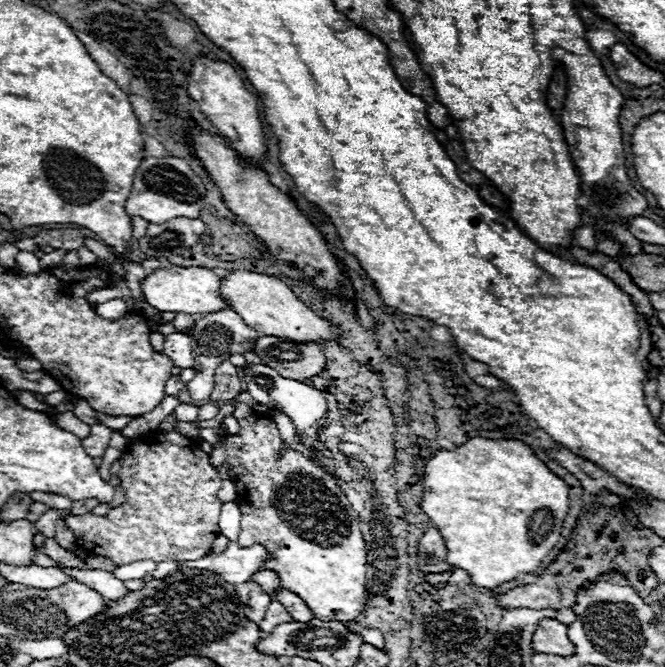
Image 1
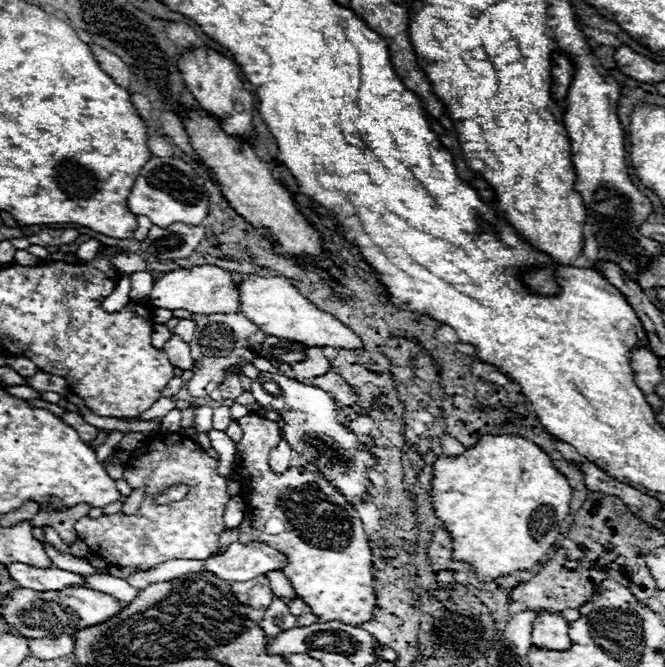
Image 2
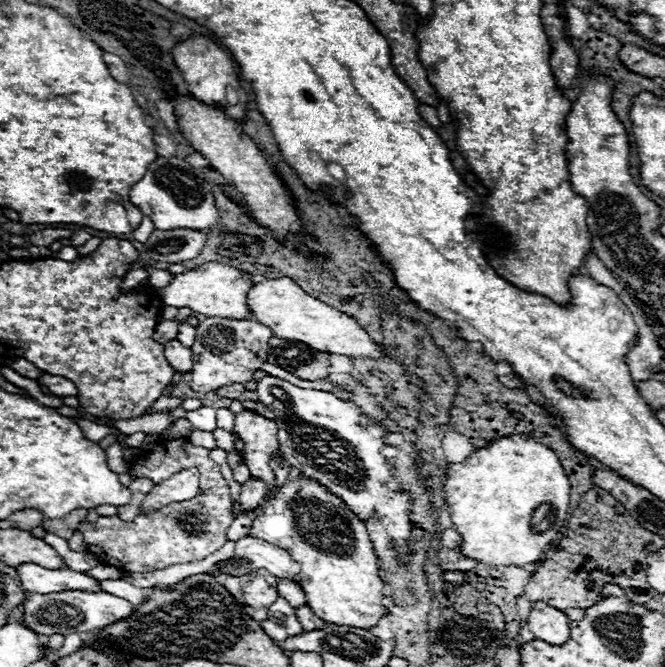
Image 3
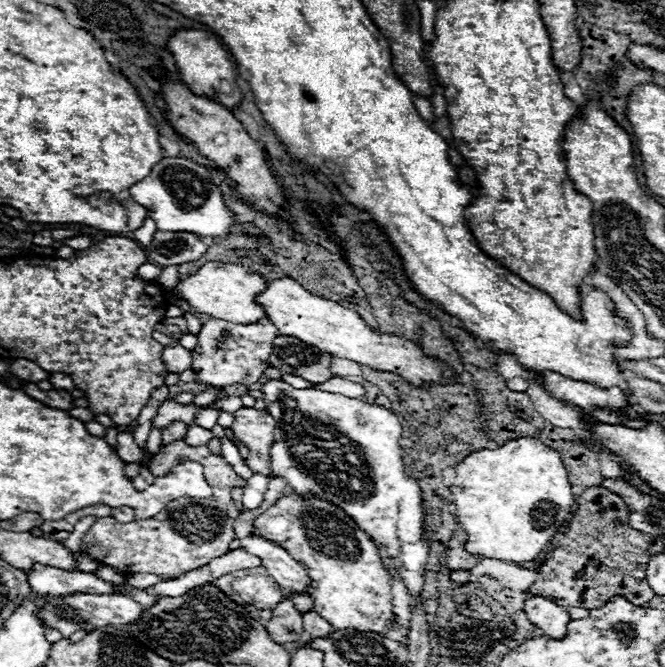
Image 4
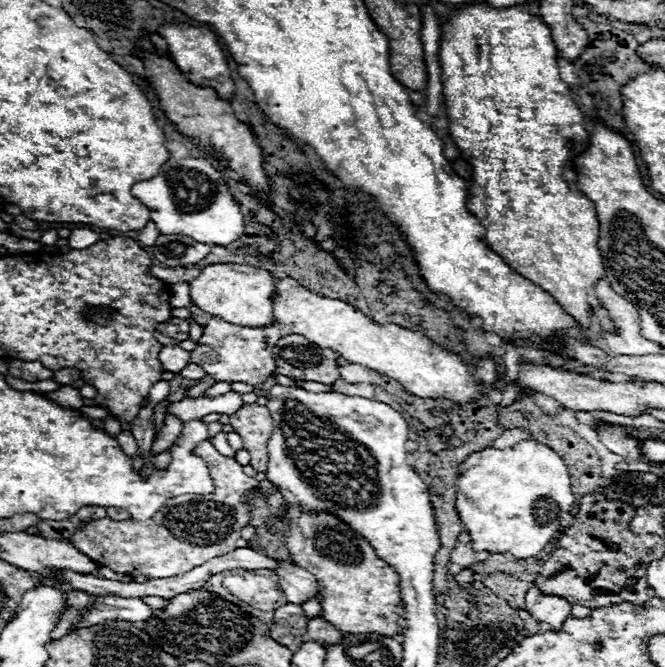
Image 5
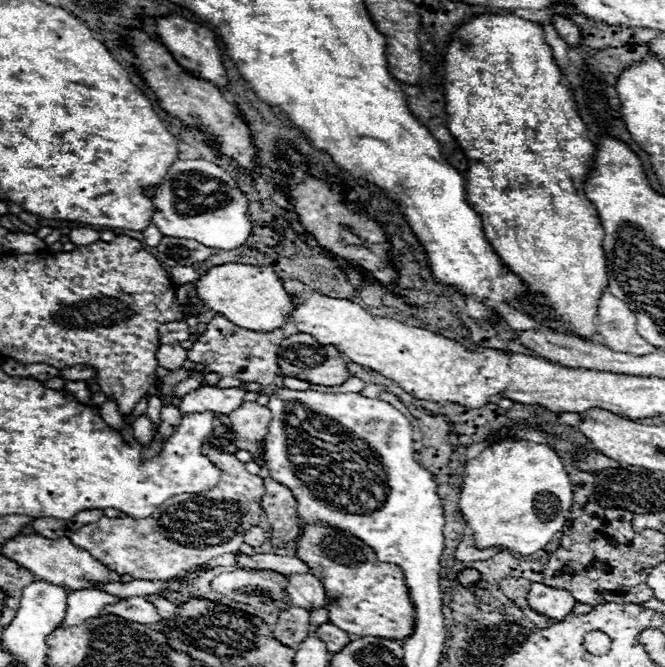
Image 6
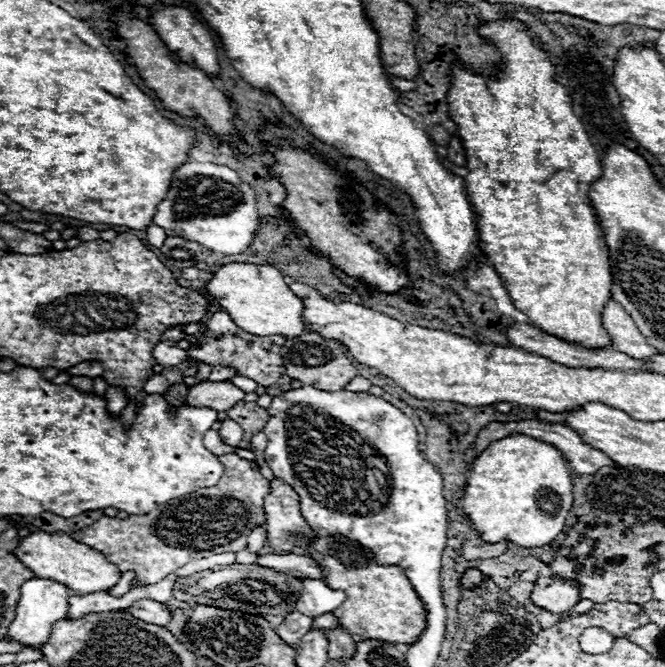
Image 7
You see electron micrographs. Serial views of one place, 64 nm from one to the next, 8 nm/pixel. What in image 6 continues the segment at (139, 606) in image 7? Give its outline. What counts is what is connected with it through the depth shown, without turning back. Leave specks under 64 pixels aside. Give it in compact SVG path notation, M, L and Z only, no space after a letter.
M132 596L132 598L124 598L116 604L108 604L104 606L104 610L98 616L106 616L106 614L114 614L120 618L126 618L130 622L142 622L142 624L154 624L160 622L160 614L156 612L156 608L144 598L144 596Z

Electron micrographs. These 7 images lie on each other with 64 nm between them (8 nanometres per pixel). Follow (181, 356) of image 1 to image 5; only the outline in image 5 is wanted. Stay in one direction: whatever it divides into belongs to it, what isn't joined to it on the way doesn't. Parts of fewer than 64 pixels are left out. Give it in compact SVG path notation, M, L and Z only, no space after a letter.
M178 344L172 346L164 346L158 354L164 370L168 372L180 372L182 368L186 368L190 364L190 354L186 350L182 350Z

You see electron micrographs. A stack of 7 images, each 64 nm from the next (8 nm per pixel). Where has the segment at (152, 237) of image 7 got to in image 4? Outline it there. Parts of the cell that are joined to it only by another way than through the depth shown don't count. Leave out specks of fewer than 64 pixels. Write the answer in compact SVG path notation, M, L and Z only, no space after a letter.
M146 218L144 224L134 232L134 236L136 236L136 240L138 240L140 244L148 244L148 242L152 240L154 232L156 232L156 224L154 224L154 220L152 220L152 218Z

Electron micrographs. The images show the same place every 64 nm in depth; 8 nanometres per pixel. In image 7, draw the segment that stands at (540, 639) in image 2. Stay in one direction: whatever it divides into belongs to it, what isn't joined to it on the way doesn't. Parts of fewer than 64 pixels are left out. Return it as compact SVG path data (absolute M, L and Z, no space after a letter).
M538 578L530 594L530 600L552 614L566 614L574 608L574 604L578 604L580 596L578 588L572 582L556 578Z

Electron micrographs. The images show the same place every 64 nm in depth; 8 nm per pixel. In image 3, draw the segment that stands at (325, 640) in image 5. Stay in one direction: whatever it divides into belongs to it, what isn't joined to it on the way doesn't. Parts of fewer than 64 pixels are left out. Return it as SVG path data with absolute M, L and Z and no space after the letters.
M300 606L294 612L298 614L298 620L302 622L302 628L304 630L316 630L316 628L322 628L324 626L324 620L318 618L308 606Z

